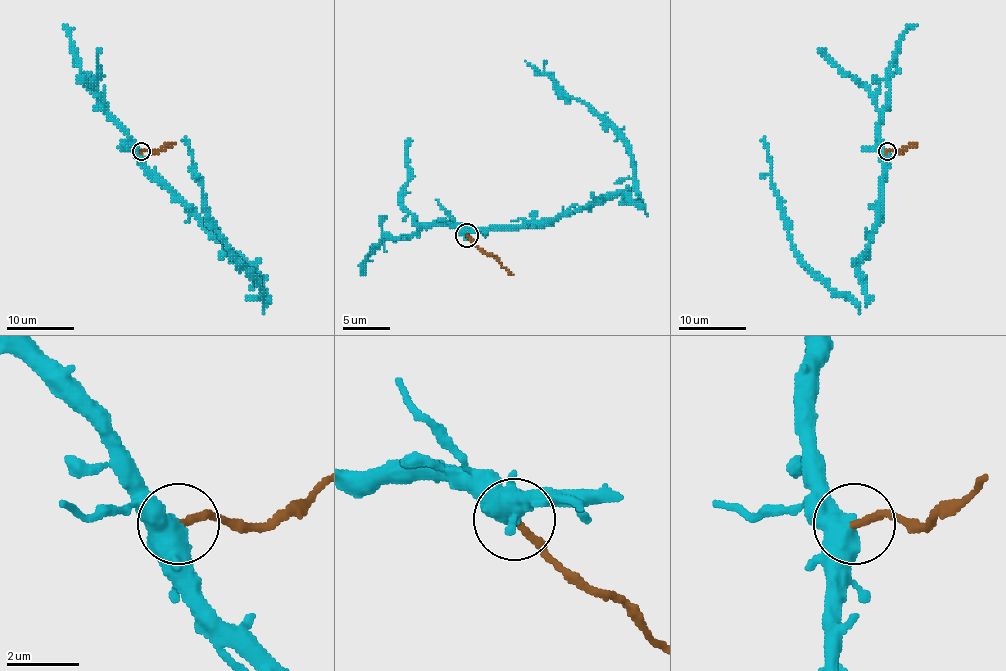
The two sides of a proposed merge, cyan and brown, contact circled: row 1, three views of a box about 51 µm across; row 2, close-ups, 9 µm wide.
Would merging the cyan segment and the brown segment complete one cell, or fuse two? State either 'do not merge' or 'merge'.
do not merge

